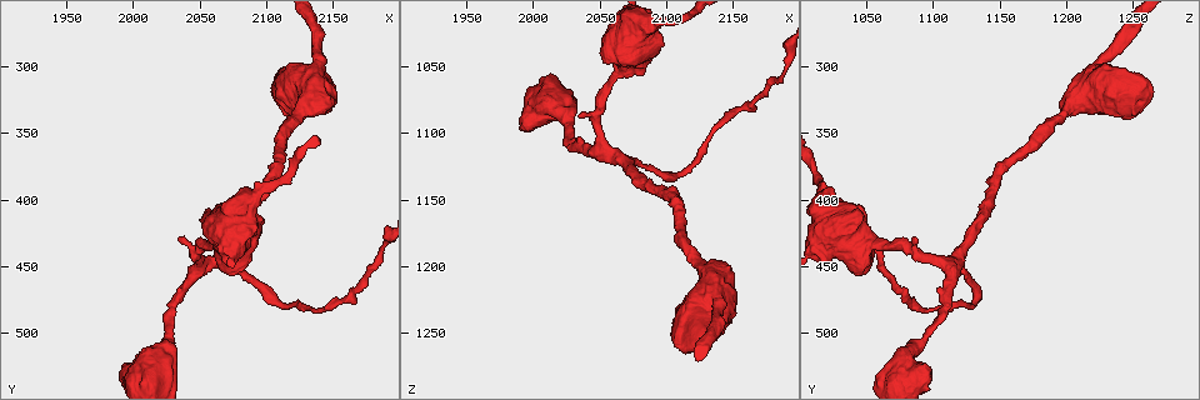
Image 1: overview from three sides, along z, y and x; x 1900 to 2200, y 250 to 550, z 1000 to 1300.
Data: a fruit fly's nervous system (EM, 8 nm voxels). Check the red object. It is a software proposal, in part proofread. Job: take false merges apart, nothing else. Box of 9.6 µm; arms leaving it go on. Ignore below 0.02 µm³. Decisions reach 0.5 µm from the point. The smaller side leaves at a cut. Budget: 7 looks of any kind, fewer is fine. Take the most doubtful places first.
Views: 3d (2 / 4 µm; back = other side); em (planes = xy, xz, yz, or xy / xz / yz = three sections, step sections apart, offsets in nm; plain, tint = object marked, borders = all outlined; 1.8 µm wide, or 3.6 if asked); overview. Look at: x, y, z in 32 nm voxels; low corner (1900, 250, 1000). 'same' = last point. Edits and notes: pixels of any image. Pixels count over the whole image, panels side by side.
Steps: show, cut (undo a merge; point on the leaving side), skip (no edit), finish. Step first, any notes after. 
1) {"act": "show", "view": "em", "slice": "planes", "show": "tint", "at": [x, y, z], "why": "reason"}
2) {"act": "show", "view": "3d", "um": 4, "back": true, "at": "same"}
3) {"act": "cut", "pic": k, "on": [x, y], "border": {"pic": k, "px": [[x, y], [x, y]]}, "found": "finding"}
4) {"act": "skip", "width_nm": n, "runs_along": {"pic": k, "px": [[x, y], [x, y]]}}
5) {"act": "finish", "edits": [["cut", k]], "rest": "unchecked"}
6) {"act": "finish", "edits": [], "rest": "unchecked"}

{"act": "show", "view": "em", "um": 3.6, "slice": "yz", "step": 4, "show": "tint", "at": [2088, 404, 1018], "why": "thick turns thin"}

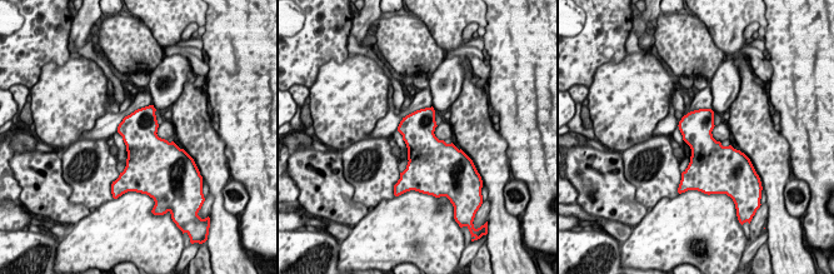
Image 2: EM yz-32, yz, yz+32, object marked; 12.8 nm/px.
{"act": "show", "view": "em", "um": 3.6, "slice": "planes", "show": "tint", "at": "same"}

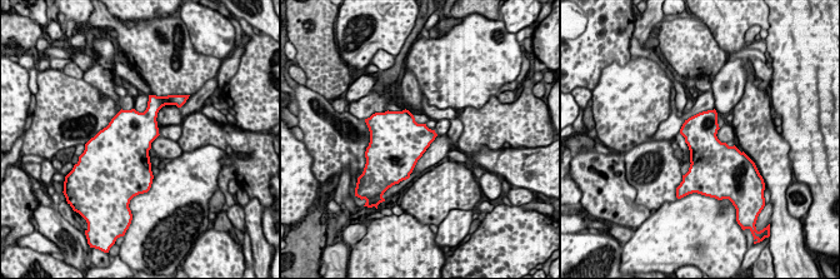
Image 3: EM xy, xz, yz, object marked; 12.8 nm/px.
{"act": "skip", "width_nm": 420, "found": "all the same neuron"}

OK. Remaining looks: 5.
{"act": "show", "view": "3d", "um": 4, "at": [2082, 456, 1126], "why": "calibre changes"}

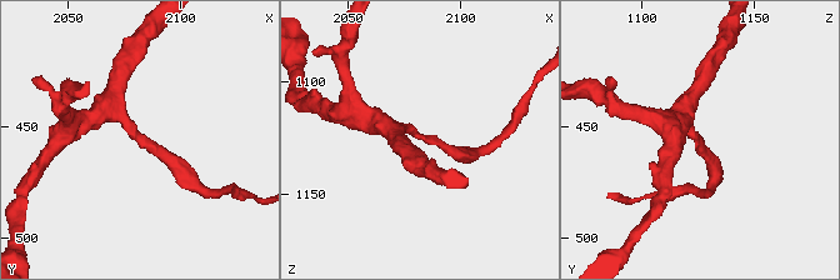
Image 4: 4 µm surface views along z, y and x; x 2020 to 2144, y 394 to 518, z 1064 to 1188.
{"act": "show", "view": "em", "slice": "xz", "step": 8, "show": "tint", "at": [2085, 457, 1125], "arm_widths_nm": [200, 280]}

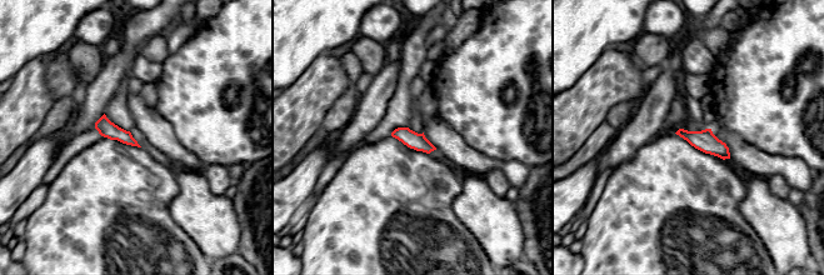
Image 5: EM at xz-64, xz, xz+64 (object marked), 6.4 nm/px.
{"act": "show", "view": "em", "slice": "planes", "show": "tint", "at": "same", "why": "another direction"}

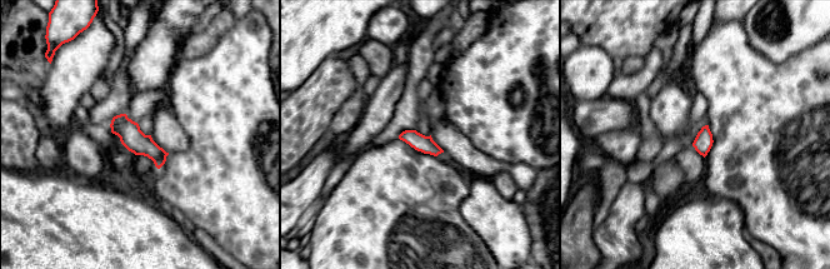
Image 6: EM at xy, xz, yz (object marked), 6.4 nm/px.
{"act": "skip", "runs_along": {"pic": 6, "px": [[115, 120], [161, 160]]}, "found": "all the same neuron"}

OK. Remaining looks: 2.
{"act": "show", "view": "em", "slice": "planes", "show": "tint", "at": [2134, 482, 1104]}

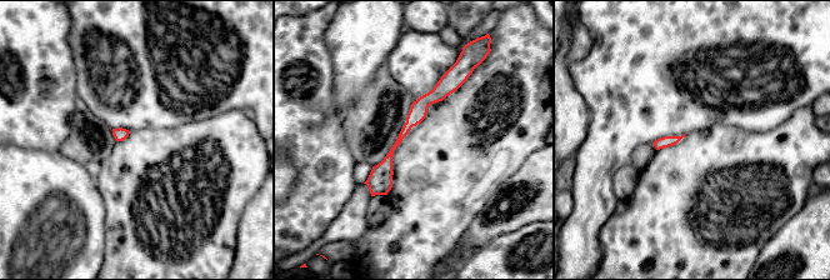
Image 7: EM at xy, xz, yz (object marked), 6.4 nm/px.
{"act": "skip", "runs_along": {"pic": 7, "px": [[456, 79], [419, 109], [374, 191]]}, "found": "continuous, no second neuron"}

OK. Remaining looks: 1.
{"act": "finish", "edits": [], "rest": "unchecked"}

